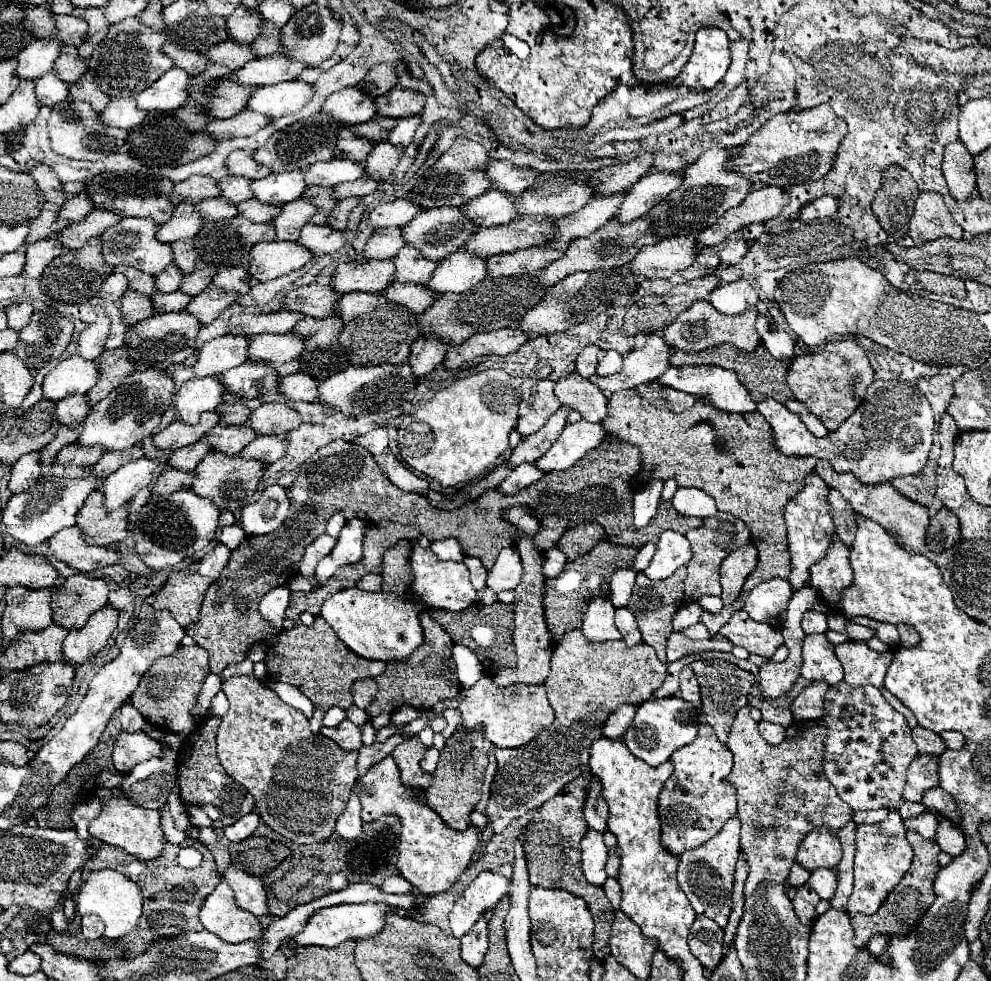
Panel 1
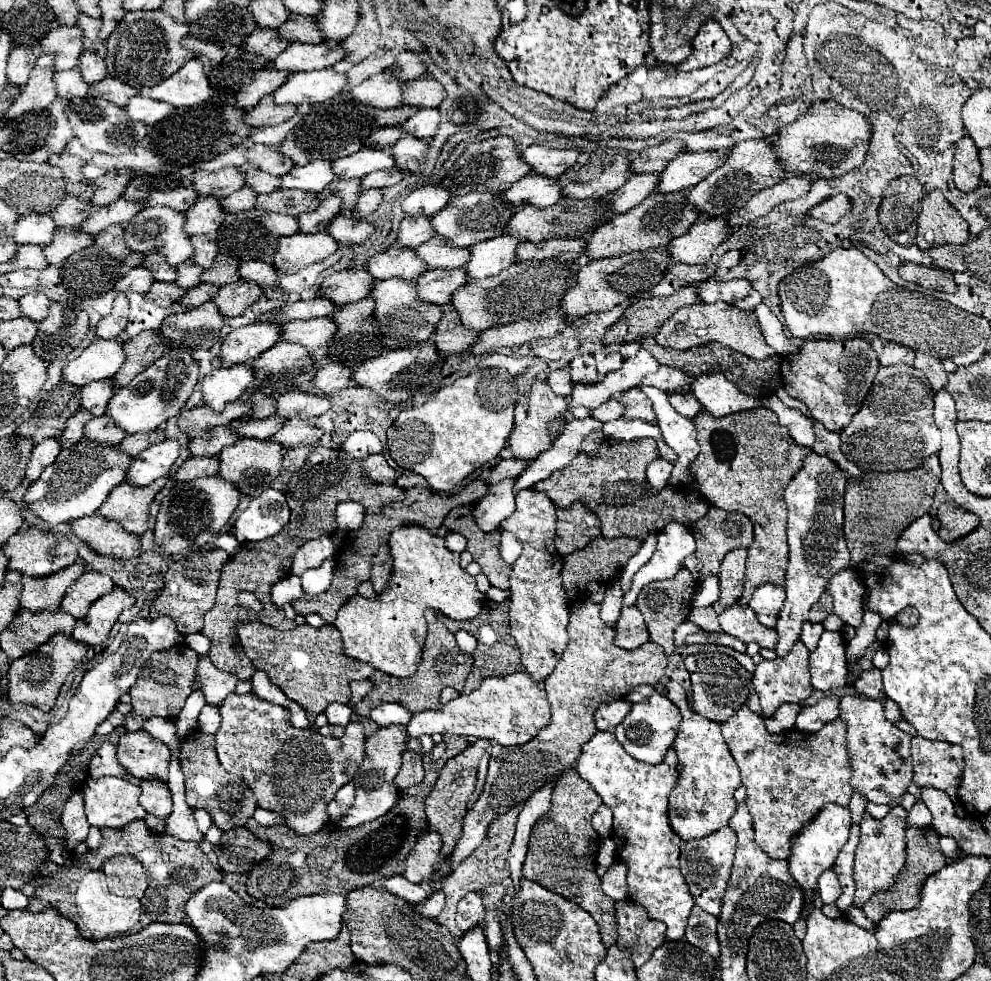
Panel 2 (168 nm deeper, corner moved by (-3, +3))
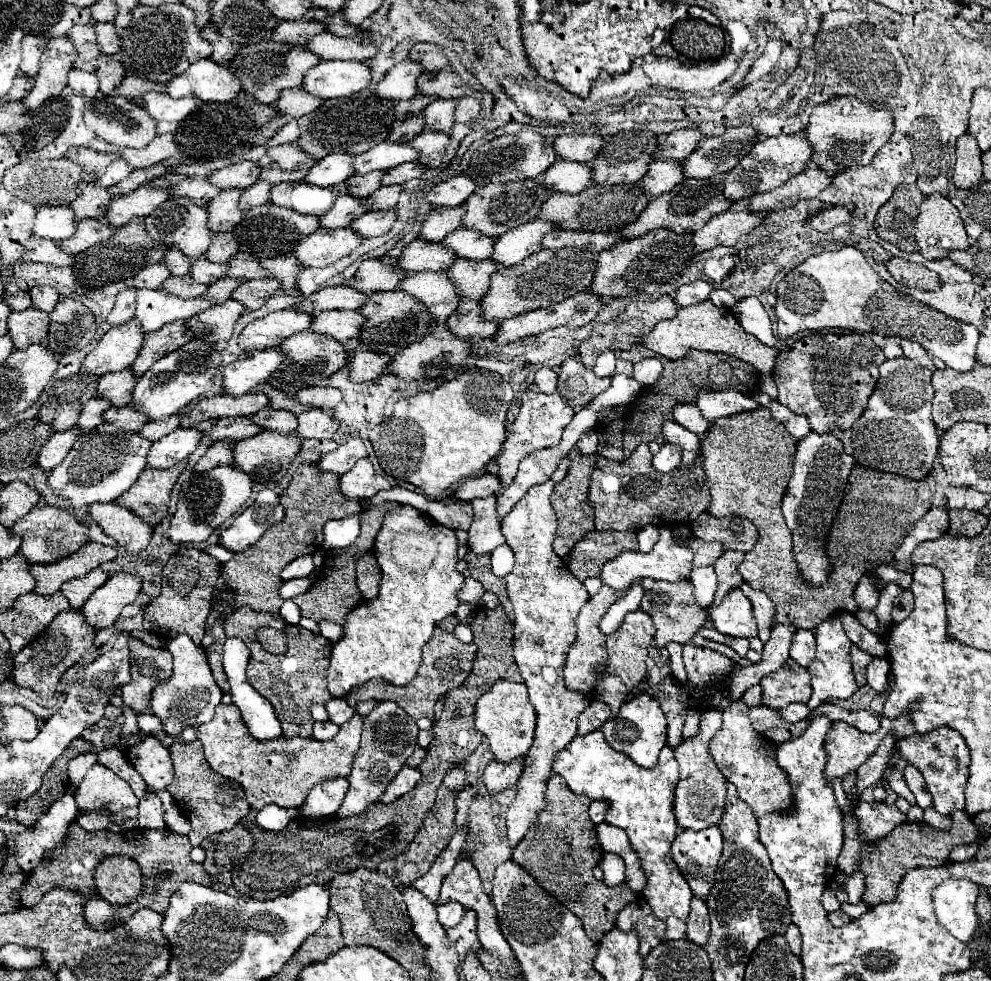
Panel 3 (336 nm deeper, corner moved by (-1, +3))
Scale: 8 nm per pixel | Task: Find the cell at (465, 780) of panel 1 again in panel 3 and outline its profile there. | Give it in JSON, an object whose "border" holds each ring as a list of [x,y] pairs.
{"border":[[[456,768],[456,770],[450,770],[448,776],[444,778],[444,782],[440,784],[440,788],[438,788],[436,794],[436,804],[434,804],[434,808],[426,814],[422,828],[416,832],[416,836],[414,836],[414,840],[410,842],[408,850],[406,850],[404,854],[400,854],[400,858],[394,860],[394,868],[396,868],[396,874],[398,874],[400,884],[412,886],[414,880],[420,878],[420,876],[424,876],[424,874],[428,872],[428,868],[432,866],[432,862],[434,862],[434,860],[440,856],[440,852],[448,846],[450,838],[452,838],[454,832],[456,832],[456,824],[454,824],[454,818],[456,818],[456,804],[454,804],[454,800],[456,800],[456,794],[458,794],[456,790],[462,788],[464,782],[466,782],[466,780],[464,780],[464,770],[462,770],[462,768]]]}

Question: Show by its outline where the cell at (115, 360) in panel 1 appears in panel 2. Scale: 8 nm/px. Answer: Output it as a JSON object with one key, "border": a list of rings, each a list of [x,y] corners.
{"border":[[[146,330],[138,334],[136,338],[124,342],[124,354],[126,362],[118,374],[114,374],[112,384],[114,388],[122,388],[132,382],[136,374],[140,374],[144,368],[148,368],[154,360],[158,360],[166,352],[166,346],[162,344],[158,330]]]}

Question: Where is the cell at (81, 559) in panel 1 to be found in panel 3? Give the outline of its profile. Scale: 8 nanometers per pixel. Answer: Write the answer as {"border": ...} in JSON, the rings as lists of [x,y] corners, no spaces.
{"border":[[[116,502],[90,506],[90,518],[130,554],[144,550],[152,538],[152,526]]]}

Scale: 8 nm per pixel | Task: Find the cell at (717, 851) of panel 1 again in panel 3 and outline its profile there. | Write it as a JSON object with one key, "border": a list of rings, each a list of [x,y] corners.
{"border":[[[716,826],[704,830],[680,830],[672,842],[672,858],[690,884],[694,896],[706,898],[714,884],[714,872],[722,854],[722,834]]]}

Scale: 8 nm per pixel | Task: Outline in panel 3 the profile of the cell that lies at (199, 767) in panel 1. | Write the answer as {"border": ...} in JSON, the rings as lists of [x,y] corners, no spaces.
{"border":[[[174,740],[170,746],[172,762],[174,762],[174,780],[166,786],[166,790],[176,800],[178,808],[190,822],[188,840],[193,847],[199,847],[202,840],[210,834],[232,830],[250,810],[246,794],[242,786],[234,780],[228,780],[216,774],[208,762],[204,760],[204,750],[198,740],[184,744],[182,740]]]}

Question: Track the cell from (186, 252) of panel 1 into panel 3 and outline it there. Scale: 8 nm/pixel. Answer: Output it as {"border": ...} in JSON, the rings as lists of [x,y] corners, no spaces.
{"border":[[[226,232],[226,234],[216,234],[214,238],[212,238],[212,244],[210,244],[210,248],[208,248],[208,252],[206,252],[206,260],[210,260],[210,262],[228,262],[230,258],[234,258],[236,254],[238,254],[238,242],[236,242],[236,238],[234,238],[234,234],[230,234],[230,232]]]}

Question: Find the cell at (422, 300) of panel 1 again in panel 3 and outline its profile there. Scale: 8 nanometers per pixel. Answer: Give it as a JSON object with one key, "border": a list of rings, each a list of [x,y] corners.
{"border":[[[456,260],[454,266],[448,270],[452,276],[452,282],[458,286],[458,294],[462,298],[474,298],[480,300],[490,286],[490,276],[496,272],[496,262],[492,260]]]}

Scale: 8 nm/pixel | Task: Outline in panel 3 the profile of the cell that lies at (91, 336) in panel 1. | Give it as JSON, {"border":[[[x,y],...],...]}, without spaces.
{"border":[[[124,288],[116,296],[116,304],[114,304],[112,312],[108,314],[106,322],[110,326],[118,326],[122,322],[128,322],[130,318],[134,318],[134,310],[136,310],[136,288]]]}

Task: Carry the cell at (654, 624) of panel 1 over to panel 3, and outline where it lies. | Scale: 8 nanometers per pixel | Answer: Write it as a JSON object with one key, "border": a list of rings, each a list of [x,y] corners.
{"border":[[[656,580],[652,584],[652,588],[648,588],[644,592],[640,610],[650,614],[656,624],[656,638],[654,640],[656,640],[658,648],[666,648],[666,644],[670,644],[670,642],[686,644],[708,620],[706,608],[702,608],[694,598],[694,586],[690,580],[680,580],[680,582]]]}

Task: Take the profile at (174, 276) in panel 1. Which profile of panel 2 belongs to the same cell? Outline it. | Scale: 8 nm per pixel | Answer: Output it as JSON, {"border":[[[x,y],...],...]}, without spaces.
{"border":[[[186,260],[178,266],[178,278],[176,278],[176,284],[180,288],[194,288],[196,284],[200,284],[198,276],[202,274],[202,268],[198,264],[194,264],[192,260]]]}

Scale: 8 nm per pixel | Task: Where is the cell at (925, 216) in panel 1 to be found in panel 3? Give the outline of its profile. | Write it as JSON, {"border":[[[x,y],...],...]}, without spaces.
{"border":[[[942,194],[926,196],[914,226],[916,244],[924,258],[940,260],[952,250],[966,250],[968,236],[954,204]]]}

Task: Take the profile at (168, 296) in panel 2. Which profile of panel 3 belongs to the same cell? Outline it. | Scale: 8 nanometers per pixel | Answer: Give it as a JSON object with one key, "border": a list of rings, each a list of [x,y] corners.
{"border":[[[170,276],[164,284],[162,284],[162,288],[166,290],[166,292],[172,292],[174,296],[182,296],[182,298],[194,298],[194,296],[202,296],[206,290],[208,290],[208,286],[204,286],[204,284],[198,284],[192,276],[184,276],[184,278],[176,278],[176,276]]]}

